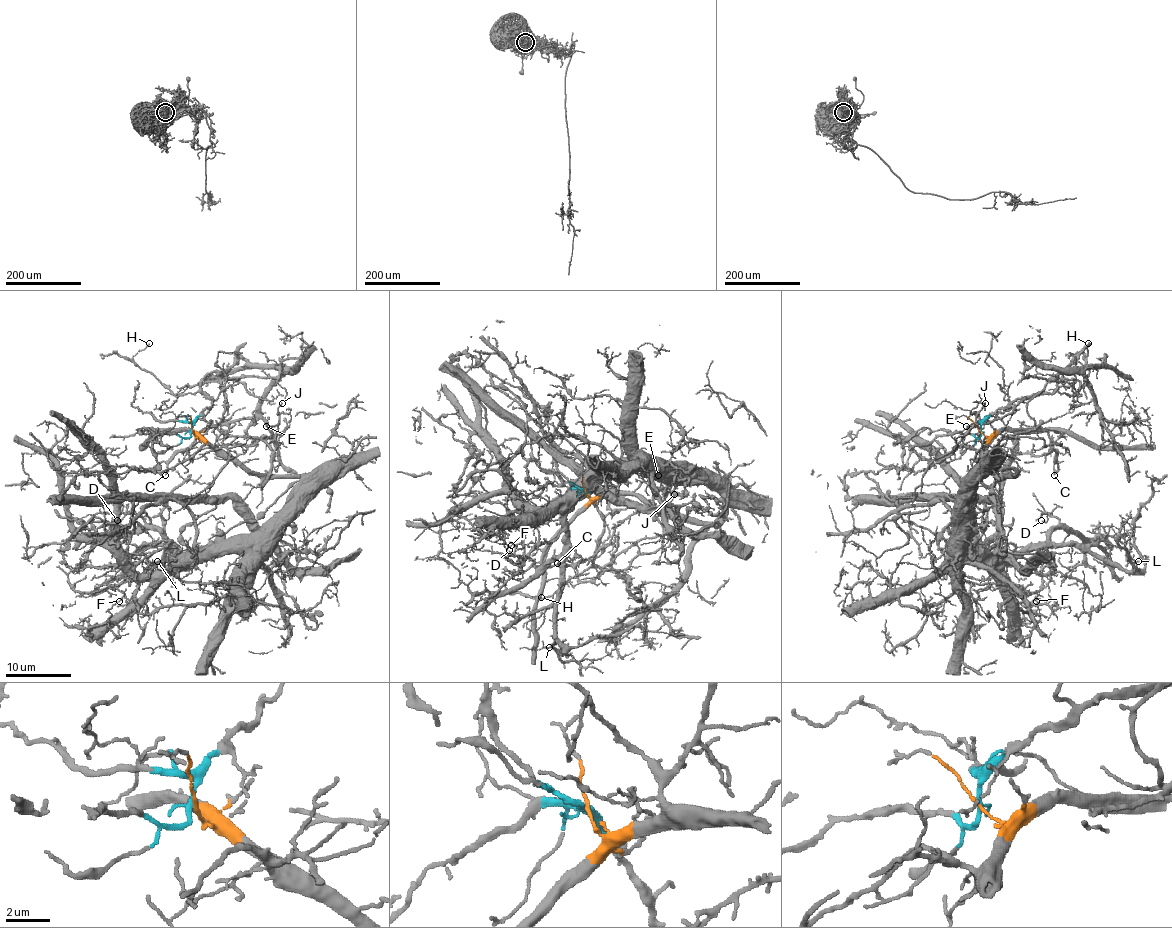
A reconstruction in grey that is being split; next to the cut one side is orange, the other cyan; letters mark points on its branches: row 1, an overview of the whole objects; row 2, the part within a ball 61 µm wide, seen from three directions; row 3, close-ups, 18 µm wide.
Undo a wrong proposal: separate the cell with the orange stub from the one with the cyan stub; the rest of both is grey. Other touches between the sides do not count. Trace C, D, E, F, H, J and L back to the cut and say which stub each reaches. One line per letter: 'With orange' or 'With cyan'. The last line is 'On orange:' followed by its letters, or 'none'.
C: With cyan
D: With orange
E: With orange
F: With orange
H: With cyan
J: With orange
L: With orange
On orange: D, E, F, J, L

